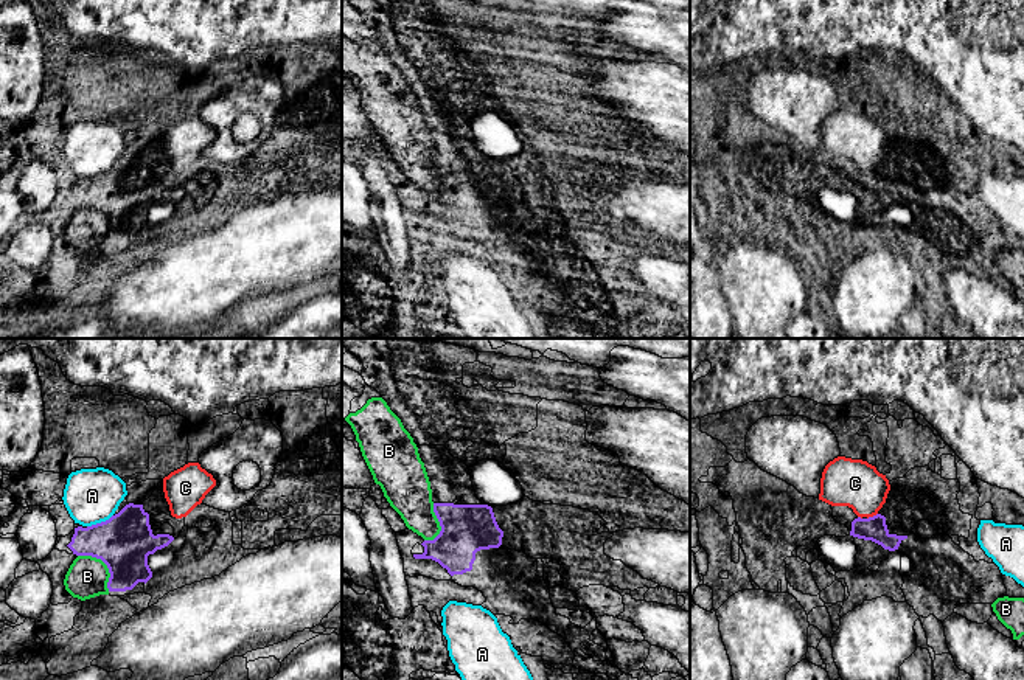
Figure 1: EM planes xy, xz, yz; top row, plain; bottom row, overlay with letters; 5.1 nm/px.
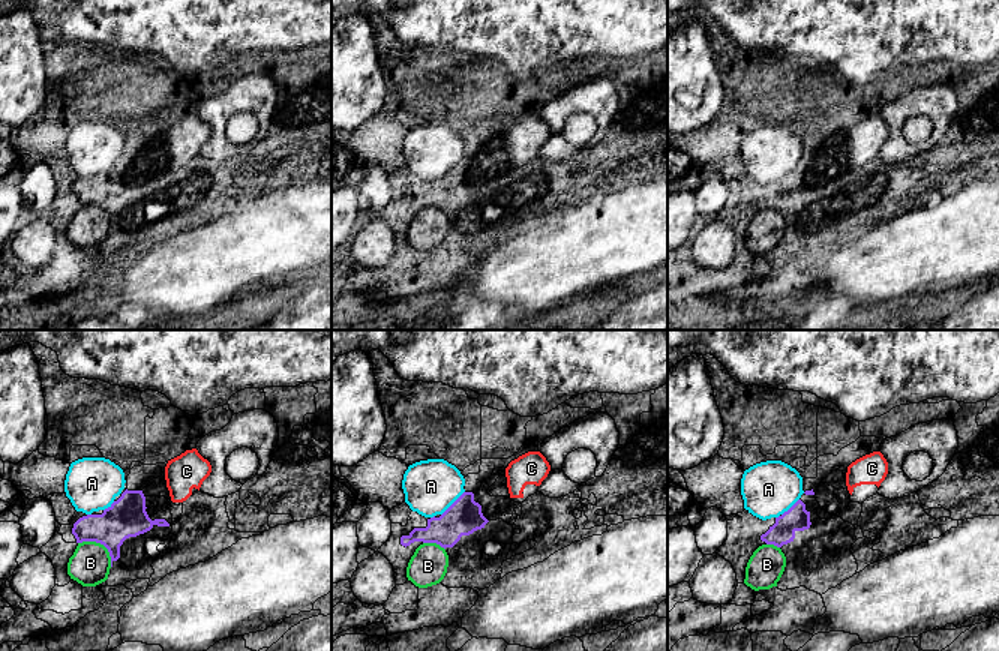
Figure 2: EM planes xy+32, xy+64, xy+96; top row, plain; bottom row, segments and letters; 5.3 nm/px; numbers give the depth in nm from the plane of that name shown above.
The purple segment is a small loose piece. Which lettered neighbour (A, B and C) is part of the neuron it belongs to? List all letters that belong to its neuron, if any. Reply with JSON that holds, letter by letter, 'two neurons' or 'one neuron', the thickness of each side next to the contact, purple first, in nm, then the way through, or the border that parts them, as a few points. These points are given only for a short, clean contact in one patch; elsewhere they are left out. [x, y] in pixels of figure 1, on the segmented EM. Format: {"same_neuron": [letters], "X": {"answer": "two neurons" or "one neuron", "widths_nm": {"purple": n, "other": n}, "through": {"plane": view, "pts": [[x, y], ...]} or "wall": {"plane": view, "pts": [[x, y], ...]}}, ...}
{"same_neuron": [], "A": {"answer": "two neurons", "widths_nm": {"purple": 280, "other": 280}, "wall": {"plane": "xy", "pts": [[112, 514], [87, 527]]}}, "B": {"answer": "two neurons", "widths_nm": {"purple": 280, "other": 220}, "wall": {"plane": "xy", "pts": [[78, 555], [95, 556], [106, 565], [109, 590]]}}, "C": {"answer": "two neurons", "widths_nm": {"purple": 130, "other": 260}, "wall": {"plane": "yz", "pts": [[877, 513], [867, 519]]}}}

